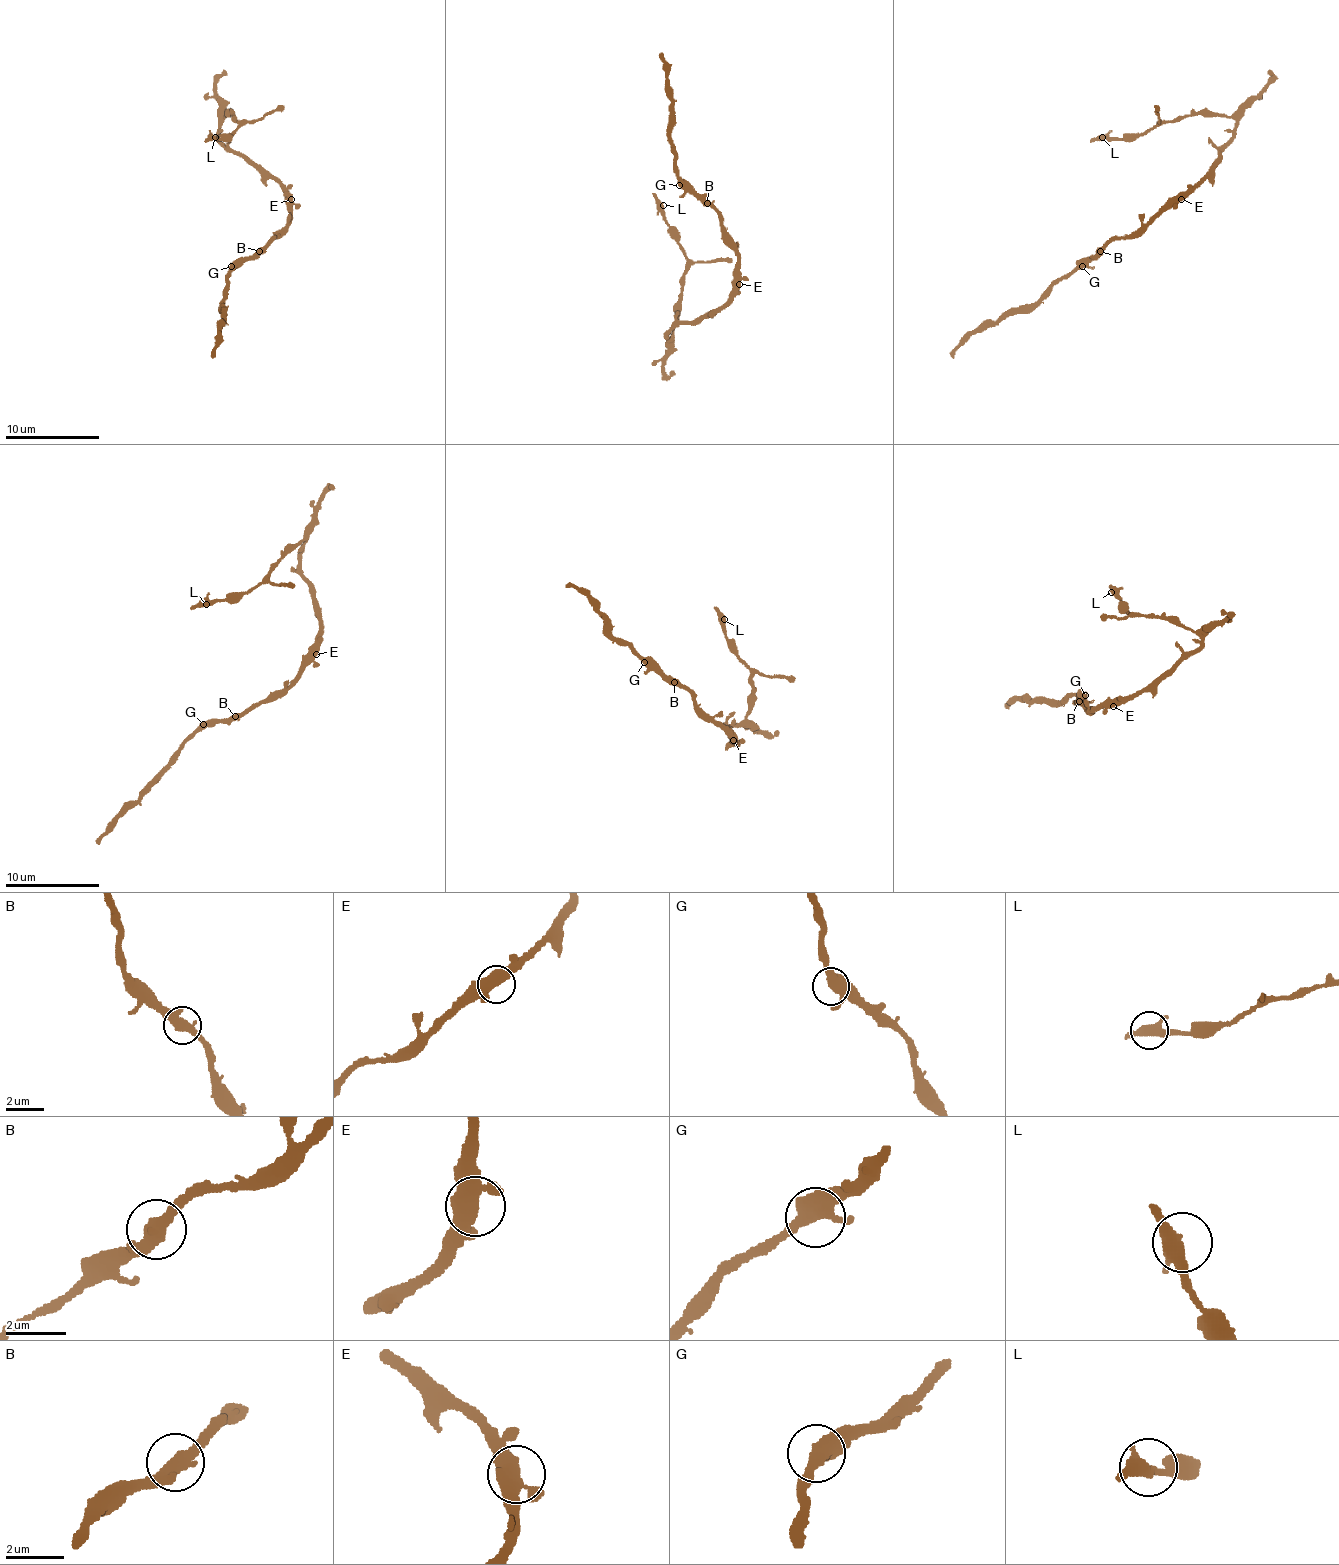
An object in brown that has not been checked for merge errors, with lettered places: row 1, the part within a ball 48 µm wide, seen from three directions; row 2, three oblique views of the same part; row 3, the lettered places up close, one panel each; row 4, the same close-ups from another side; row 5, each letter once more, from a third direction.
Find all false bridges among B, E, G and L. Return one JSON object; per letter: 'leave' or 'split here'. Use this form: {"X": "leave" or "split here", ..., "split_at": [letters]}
{"B": "leave", "E": "leave", "G": "leave", "L": "leave", "split_at": []}

